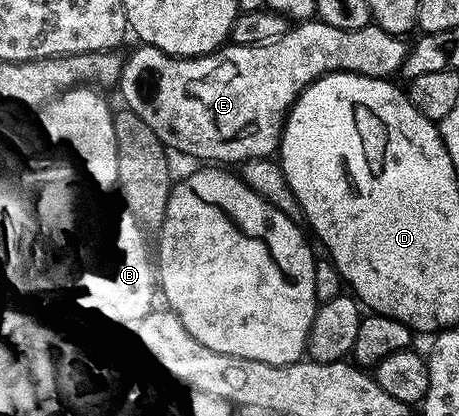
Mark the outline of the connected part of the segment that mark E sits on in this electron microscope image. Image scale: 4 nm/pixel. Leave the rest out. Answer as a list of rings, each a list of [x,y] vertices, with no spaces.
[[[299,21],[292,26],[281,41],[273,41],[273,45],[224,45],[215,52],[214,55],[202,55],[192,59],[181,59],[177,55],[167,55],[161,49],[148,47],[146,45],[136,46],[136,51],[126,58],[123,67],[123,78],[121,88],[123,87],[123,99],[130,110],[135,111],[159,135],[159,140],[163,142],[172,152],[184,151],[187,155],[192,155],[195,159],[207,159],[203,161],[218,161],[223,165],[242,164],[249,159],[266,159],[274,156],[279,150],[279,142],[283,136],[283,126],[287,120],[287,113],[297,101],[297,97],[306,89],[310,83],[317,81],[322,75],[328,75],[334,71],[352,71],[358,75],[368,75],[385,79],[394,76],[401,69],[409,50],[409,43],[406,38],[389,33],[385,29],[368,25],[361,29],[337,29],[337,25],[329,25],[322,21]]]

